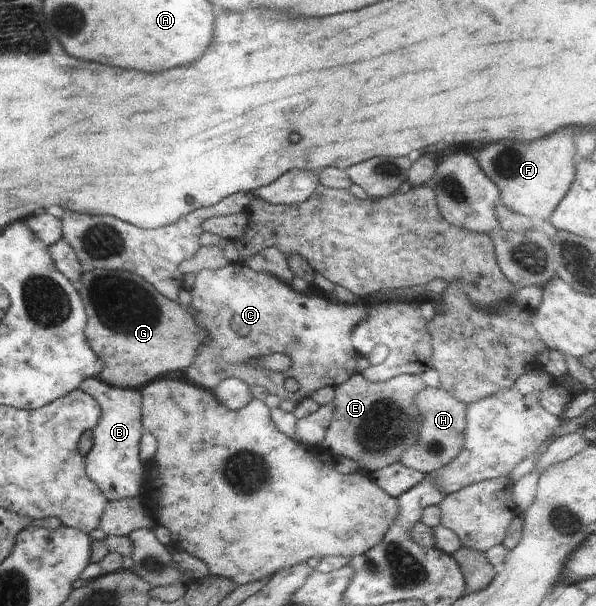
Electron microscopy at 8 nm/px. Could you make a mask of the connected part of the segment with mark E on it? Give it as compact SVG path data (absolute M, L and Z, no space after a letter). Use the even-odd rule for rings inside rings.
M353 374L346 382L335 386L335 411L321 448L332 456L355 460L362 472L371 475L392 463L398 463L403 454L419 439L423 416L415 405L416 394L426 383L417 375L402 375L372 384L362 374Z

